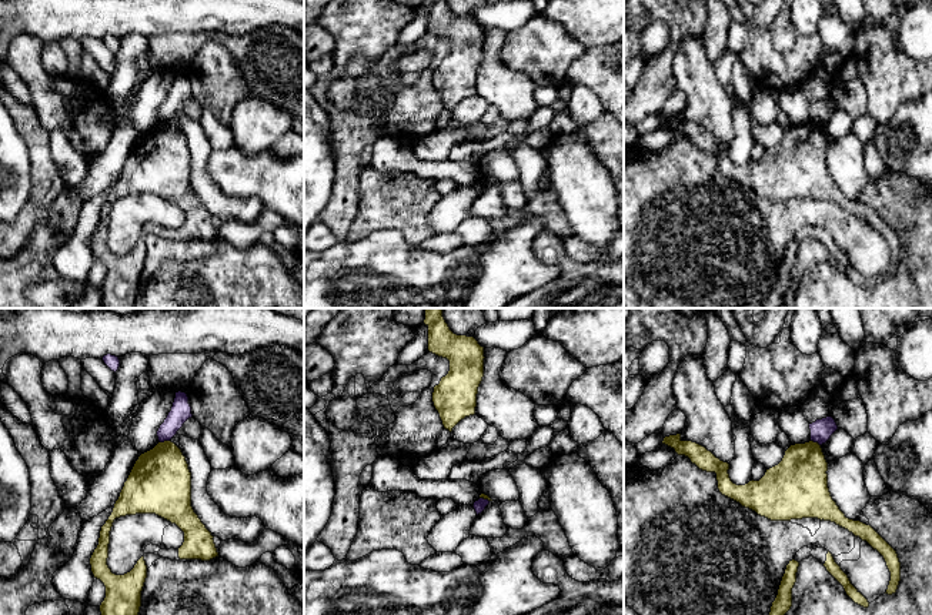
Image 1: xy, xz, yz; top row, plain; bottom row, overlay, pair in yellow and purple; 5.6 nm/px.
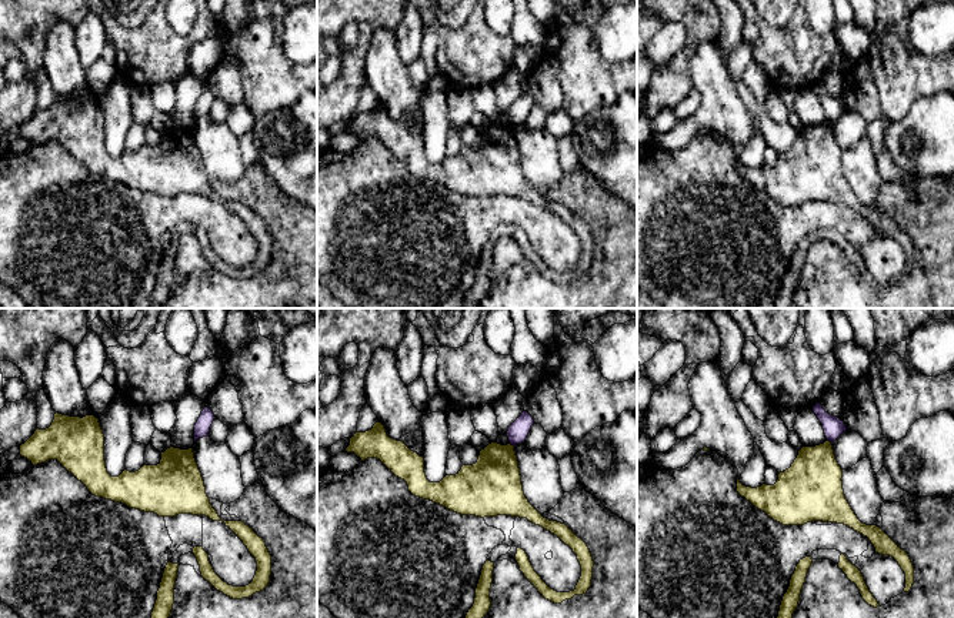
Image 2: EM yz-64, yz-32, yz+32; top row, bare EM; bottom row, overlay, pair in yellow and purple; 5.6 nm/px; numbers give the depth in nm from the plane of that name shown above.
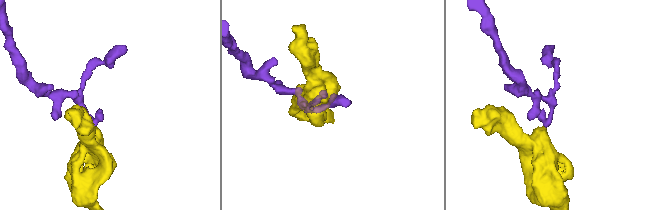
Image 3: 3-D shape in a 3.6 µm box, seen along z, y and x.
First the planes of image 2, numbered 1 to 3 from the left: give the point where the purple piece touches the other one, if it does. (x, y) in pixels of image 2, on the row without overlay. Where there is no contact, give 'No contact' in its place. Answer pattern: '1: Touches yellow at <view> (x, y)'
1: No contact
2: Touches yellow at yz-32 (510, 124)
3: Touches yellow at yz+32 (829, 122)

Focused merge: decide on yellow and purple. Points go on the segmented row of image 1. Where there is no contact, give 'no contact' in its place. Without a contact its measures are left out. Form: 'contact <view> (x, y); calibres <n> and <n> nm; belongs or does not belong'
contact xy (164, 441); calibres 360 and 110 nm; does not belong

